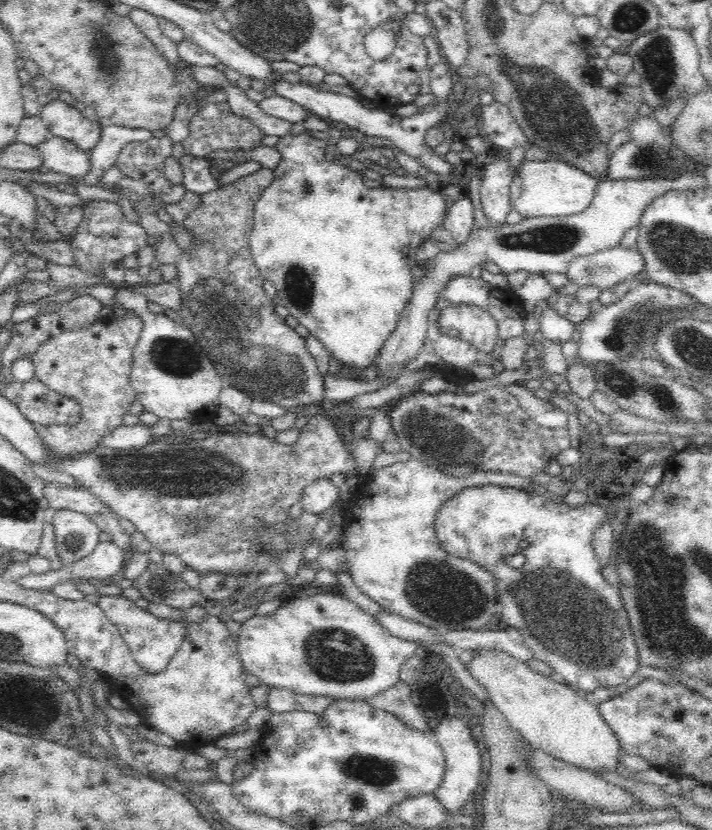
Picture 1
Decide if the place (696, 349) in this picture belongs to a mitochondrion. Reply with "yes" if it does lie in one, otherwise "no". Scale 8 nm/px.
yes

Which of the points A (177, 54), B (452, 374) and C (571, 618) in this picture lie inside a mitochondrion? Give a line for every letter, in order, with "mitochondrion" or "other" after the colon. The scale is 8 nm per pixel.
A: other
B: other
C: mitochondrion

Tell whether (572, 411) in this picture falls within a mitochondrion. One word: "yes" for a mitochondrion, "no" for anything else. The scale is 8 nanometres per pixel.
no

